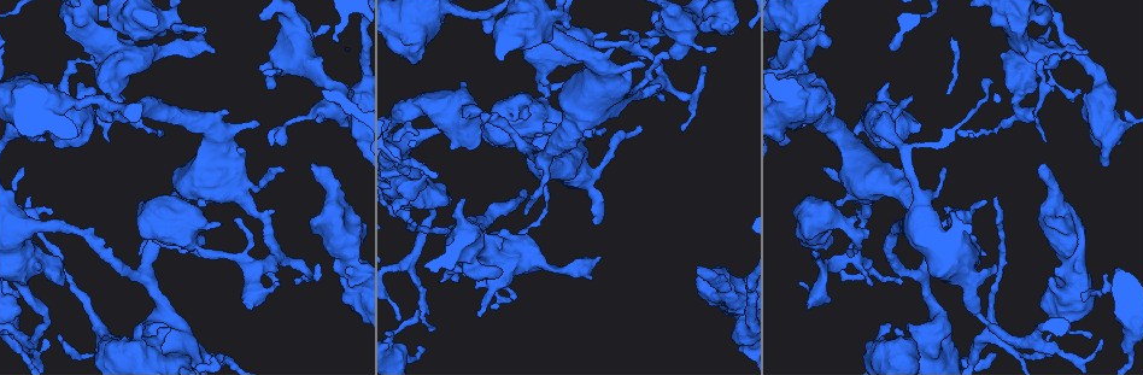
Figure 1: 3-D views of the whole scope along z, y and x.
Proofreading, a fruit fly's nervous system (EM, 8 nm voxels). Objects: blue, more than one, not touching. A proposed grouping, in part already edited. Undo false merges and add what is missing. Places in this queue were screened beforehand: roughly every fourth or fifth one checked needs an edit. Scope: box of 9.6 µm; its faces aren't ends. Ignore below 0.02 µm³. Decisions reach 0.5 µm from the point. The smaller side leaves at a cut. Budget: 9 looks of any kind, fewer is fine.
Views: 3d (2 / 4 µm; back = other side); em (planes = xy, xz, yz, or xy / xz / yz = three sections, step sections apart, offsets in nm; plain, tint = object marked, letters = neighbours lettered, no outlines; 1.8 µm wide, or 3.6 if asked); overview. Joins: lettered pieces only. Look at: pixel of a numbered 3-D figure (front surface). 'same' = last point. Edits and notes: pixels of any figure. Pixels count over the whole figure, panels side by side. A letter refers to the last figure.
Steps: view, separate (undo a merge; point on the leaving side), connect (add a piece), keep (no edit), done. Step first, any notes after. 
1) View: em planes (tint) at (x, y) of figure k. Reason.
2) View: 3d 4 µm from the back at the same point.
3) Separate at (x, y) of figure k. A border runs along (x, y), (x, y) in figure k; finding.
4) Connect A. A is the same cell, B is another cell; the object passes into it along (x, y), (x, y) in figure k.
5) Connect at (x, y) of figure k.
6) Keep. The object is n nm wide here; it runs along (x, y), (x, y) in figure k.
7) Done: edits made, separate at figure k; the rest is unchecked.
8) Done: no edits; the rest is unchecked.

View: 3d 4 µm from the back at (587, 278) of figure 1. An open end.

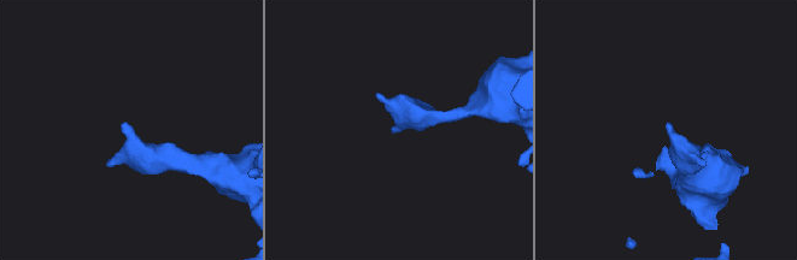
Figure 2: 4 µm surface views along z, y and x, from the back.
View: em planes (letters) at (396, 131) of figure 2. Shape alone is not enough.

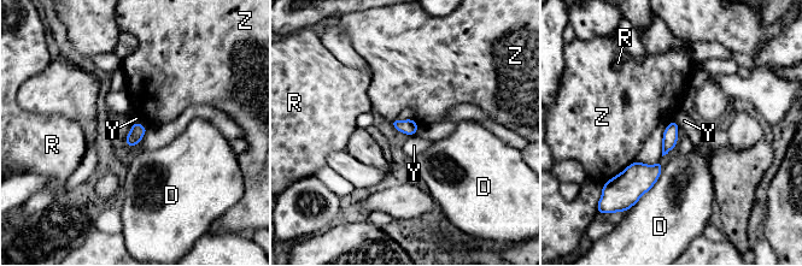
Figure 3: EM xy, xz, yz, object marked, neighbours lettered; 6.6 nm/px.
Keep. D, R, Y and Z are other cells; a border runs along (674, 119), (679, 126) in figure 3; none of them fits.

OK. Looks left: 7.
View: 3d 4 µm at (31, 197) of figure 1.

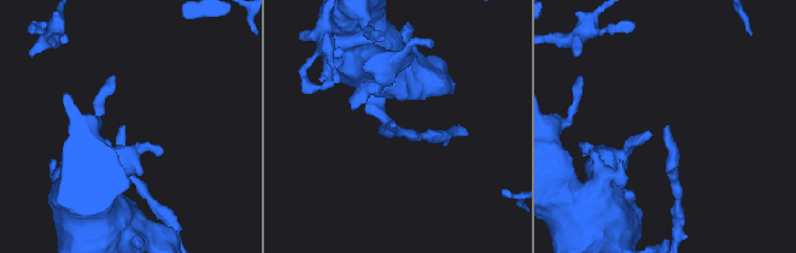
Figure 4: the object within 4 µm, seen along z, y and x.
View: em yz step 4 (tint) at (669, 129) of figure 4.

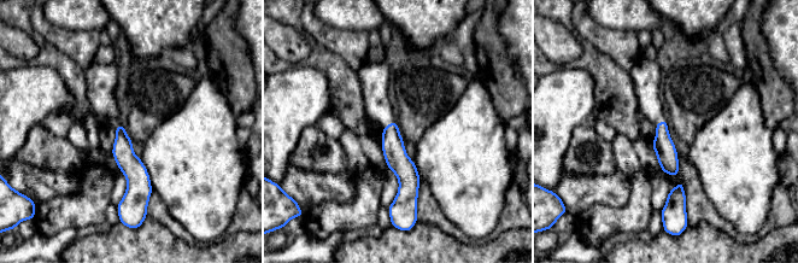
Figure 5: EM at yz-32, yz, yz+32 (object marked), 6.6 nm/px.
View: em xy step 4 (letters) at the same point. Cut it another way.

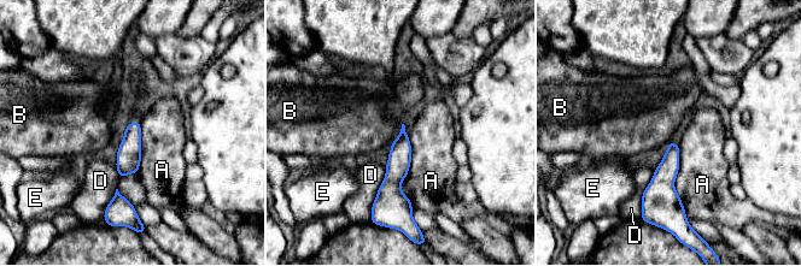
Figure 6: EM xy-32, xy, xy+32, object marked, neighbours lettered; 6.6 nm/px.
Keep. A, B, D and E are other cells; a border runs along (402, 123), (401, 131), (391, 145) in figure 6; no lettered piece goes on from it.

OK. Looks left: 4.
View: em 3.6 µm planes (tint) at (816, 241) of figure 1. Calibre changes.

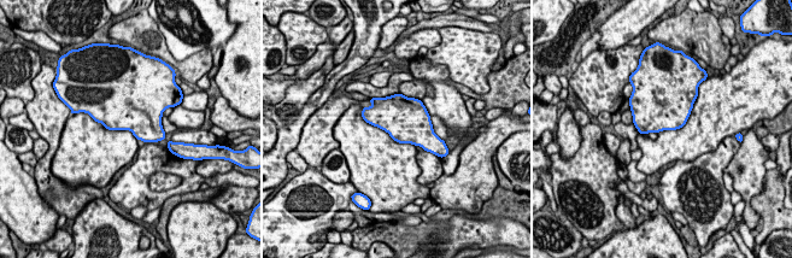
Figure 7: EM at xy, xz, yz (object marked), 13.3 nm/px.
View: em 3.6 µm planes (letters) at the same point. What lies round it.

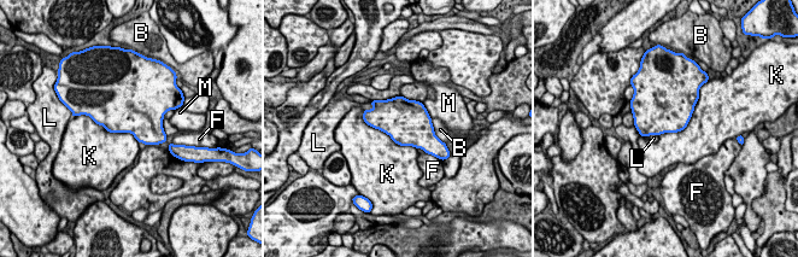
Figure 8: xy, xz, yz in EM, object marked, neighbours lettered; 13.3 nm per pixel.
Keep. The object is 420 nm wide here; B, F, K, L and M are other cells; a border runs along (363, 110), (368, 124), (416, 149) in figure 8; continuous, no second neuron.

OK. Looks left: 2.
View: 3d 4 µm at (807, 307) of figure 1.

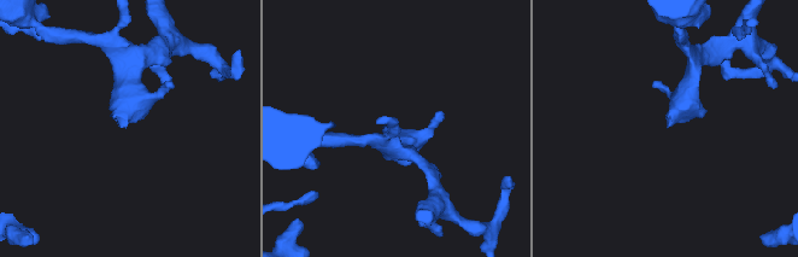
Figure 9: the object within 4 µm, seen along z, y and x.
View: em xz step 4 (letters) at (123, 126) of figure 9.

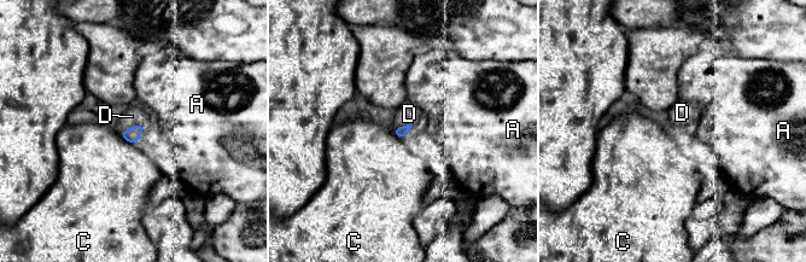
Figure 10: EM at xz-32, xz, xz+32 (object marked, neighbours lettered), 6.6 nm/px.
Connect D. D is the same cell, A and C are other cells; the object passes into it along (132, 134), (132, 127), (132, 116) in figure 10; the neuron continues.

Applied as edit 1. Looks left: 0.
Done: edits made, connect at figure 10; the rest is unchecked.

